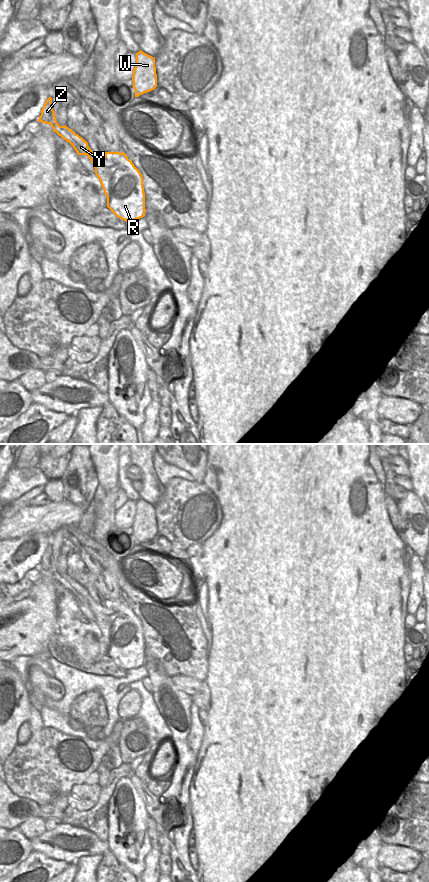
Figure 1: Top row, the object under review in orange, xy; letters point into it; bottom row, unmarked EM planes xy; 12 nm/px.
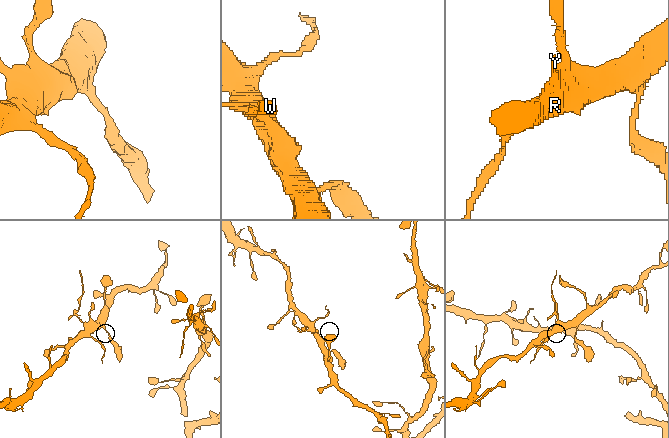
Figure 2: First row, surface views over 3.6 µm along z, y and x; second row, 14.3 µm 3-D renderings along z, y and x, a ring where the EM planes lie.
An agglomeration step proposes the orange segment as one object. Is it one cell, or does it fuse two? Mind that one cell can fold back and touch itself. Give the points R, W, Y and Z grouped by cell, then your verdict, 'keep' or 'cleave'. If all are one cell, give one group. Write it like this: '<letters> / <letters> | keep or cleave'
R W / Y Z | cleave

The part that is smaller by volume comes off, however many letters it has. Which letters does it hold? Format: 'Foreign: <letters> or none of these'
Foreign: Y, Z

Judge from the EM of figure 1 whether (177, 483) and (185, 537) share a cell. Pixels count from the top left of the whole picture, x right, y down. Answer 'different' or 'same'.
same

